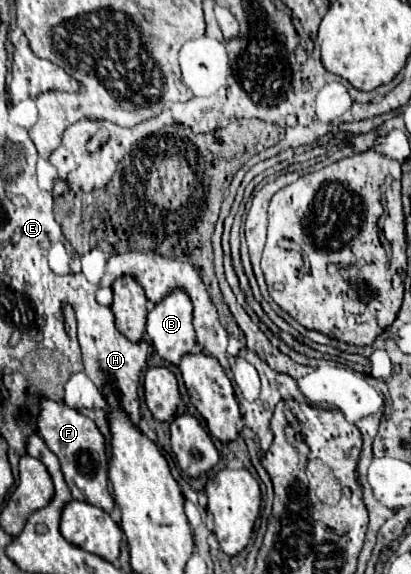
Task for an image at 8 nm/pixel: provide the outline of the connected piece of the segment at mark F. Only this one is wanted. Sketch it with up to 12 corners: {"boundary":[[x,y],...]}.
{"boundary":[[40,399],[38,435],[78,501],[112,513],[94,421]]}

